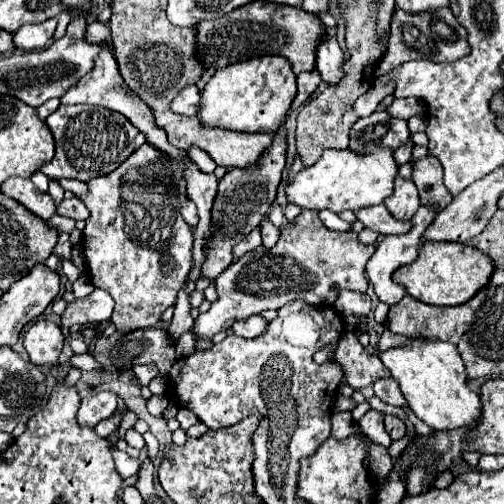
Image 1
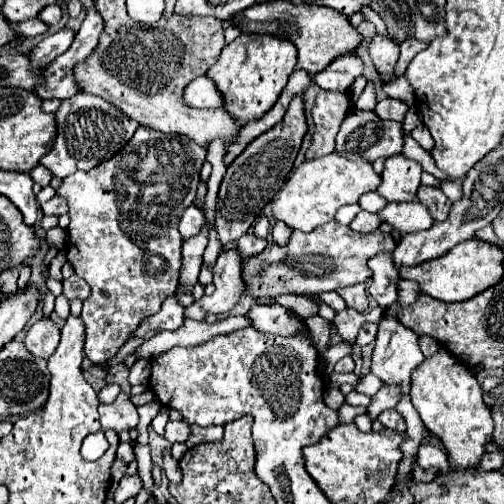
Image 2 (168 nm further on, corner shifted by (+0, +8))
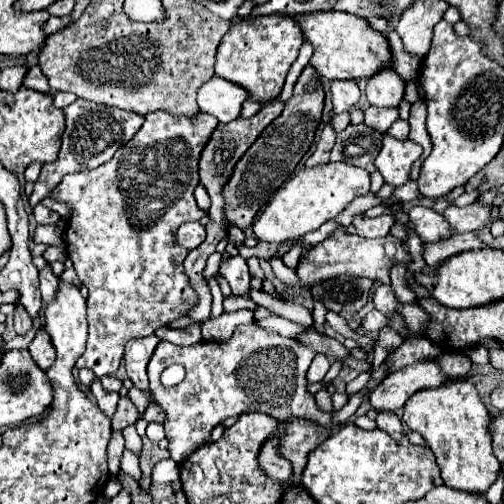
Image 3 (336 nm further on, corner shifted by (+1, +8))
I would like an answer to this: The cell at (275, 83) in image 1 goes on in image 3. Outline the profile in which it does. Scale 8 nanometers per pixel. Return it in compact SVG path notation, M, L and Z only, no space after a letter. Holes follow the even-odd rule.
M271 14L239 20L231 26L219 44L215 76L241 86L253 102L269 102L281 94L287 70L295 62L301 44L301 28L297 28L289 16Z

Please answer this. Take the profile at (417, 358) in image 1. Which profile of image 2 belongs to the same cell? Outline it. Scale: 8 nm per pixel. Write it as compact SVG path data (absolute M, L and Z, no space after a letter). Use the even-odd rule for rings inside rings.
M440 348L432 358L426 358L426 362L414 370L410 398L426 430L436 434L436 438L442 442L450 470L462 472L468 468L480 468L480 458L486 454L486 446L492 442L494 422L490 408L482 400L482 386L466 366L458 358L450 356L450 352Z

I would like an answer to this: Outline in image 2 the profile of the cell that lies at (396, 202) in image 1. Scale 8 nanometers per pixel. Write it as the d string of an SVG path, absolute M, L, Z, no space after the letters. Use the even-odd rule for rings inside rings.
M394 154L384 162L378 194L382 194L388 202L412 202L420 186L420 174L422 166L416 160Z

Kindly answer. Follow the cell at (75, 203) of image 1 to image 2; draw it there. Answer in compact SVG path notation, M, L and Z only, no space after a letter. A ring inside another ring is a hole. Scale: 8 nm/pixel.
M54 196L52 200L44 202L40 208L42 208L42 214L44 214L44 216L60 216L60 214L66 214L66 212L68 212L66 200L60 198L60 196Z

